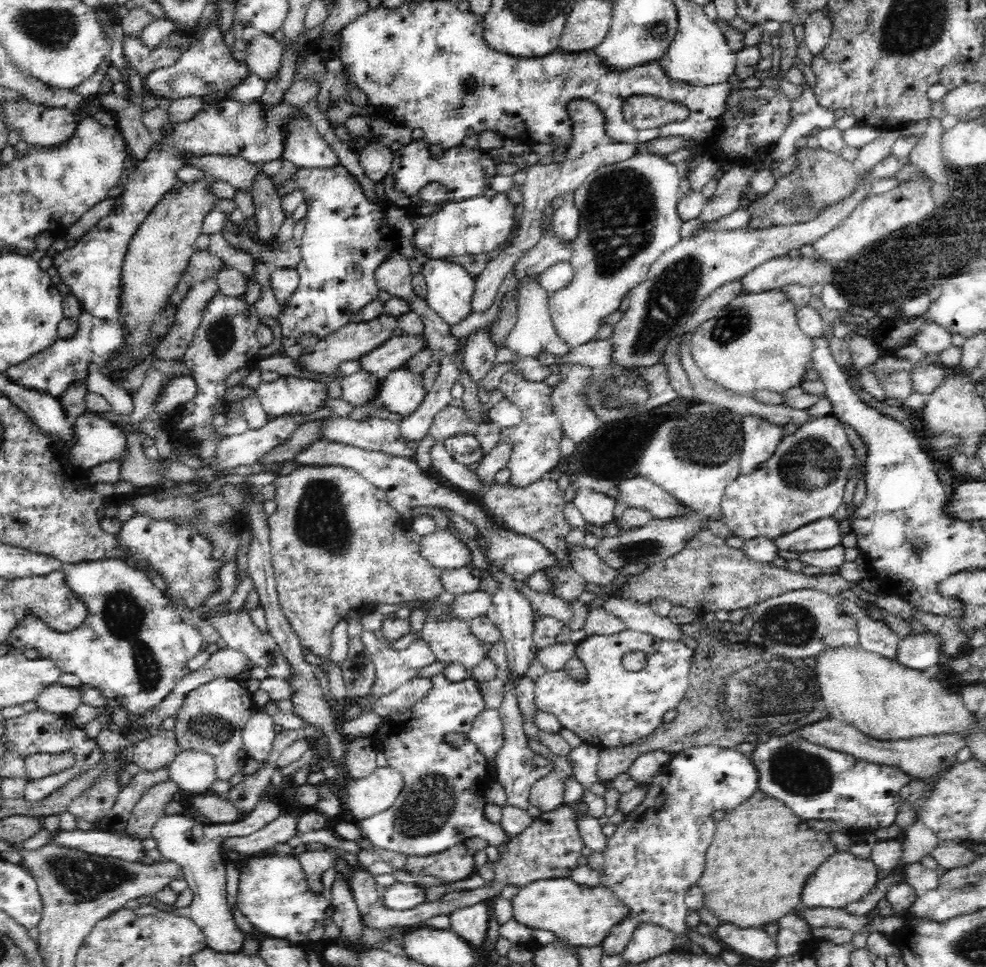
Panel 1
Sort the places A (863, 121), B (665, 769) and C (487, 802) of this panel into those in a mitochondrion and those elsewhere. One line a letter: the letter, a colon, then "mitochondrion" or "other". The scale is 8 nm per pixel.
A: other
B: other
C: other

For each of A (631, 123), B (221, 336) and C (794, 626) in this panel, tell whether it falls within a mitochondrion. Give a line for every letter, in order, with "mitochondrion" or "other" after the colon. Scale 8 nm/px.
A: other
B: mitochondrion
C: mitochondrion

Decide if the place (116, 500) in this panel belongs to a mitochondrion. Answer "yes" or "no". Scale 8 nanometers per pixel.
no

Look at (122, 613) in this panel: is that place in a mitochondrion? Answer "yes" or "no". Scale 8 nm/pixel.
yes

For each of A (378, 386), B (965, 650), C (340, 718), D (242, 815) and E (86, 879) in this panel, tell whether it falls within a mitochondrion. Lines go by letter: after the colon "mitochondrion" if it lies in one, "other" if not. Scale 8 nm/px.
A: other
B: other
C: other
D: other
E: mitochondrion

